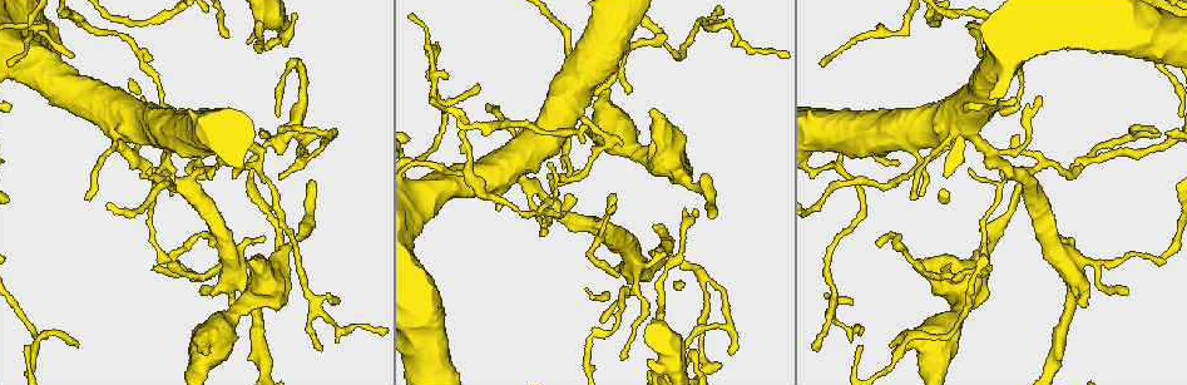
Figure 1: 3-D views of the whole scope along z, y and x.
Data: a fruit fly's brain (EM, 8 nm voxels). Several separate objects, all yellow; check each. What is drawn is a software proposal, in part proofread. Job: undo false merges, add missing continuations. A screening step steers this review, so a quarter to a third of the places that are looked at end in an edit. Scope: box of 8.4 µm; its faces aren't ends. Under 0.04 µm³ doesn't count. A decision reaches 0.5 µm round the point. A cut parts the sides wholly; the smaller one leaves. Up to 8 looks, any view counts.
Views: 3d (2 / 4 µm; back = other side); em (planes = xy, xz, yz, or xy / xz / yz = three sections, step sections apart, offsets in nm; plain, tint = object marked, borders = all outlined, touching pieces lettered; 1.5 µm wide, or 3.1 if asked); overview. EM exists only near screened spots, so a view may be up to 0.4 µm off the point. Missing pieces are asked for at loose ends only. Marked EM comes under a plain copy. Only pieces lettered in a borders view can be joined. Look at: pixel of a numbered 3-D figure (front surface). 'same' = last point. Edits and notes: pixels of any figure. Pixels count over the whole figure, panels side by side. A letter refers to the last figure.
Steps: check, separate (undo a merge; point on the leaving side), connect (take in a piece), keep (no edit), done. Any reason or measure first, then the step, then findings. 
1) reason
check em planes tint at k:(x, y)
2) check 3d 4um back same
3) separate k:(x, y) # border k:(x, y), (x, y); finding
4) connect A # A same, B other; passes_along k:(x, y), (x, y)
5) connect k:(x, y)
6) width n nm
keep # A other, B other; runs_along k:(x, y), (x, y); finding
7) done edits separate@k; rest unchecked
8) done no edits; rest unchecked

thick end
check em xz step 4 tint at 1:(654, 110)

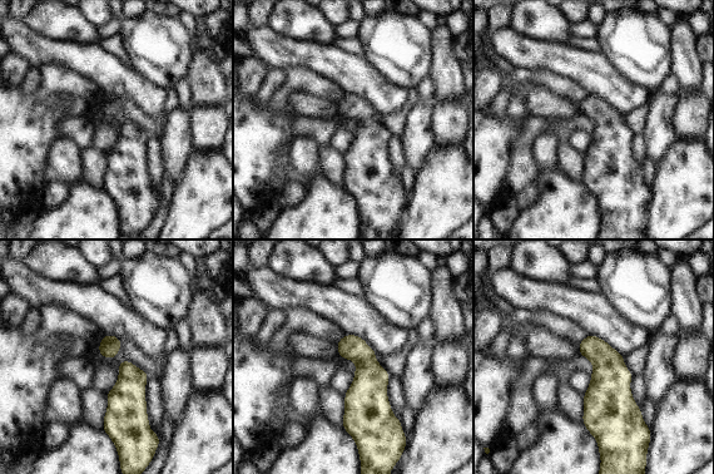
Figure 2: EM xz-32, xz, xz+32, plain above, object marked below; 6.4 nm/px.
check em planes tint same

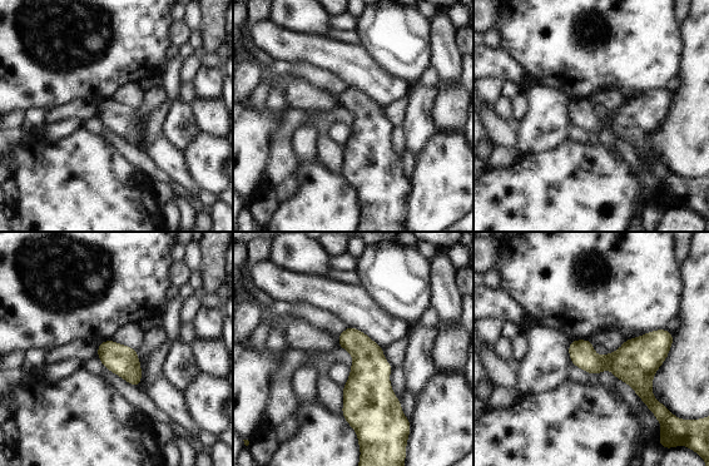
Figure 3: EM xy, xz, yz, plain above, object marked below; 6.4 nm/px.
what lies round it
check em planes borders same

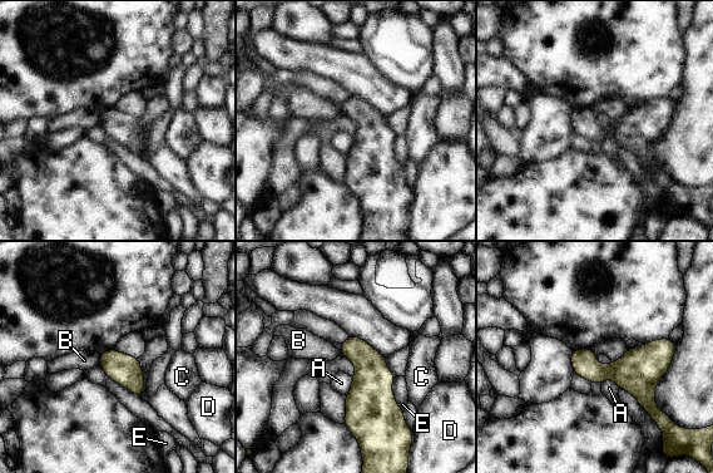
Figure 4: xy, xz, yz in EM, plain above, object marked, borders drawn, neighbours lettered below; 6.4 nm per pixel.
keep # A other, B other, C other, D other, E other; border 4:(602, 383), (610, 378), (619, 388); no lettered piece goes on from it

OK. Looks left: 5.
branch stops here
check 3d 2um at 1:(141, 99)

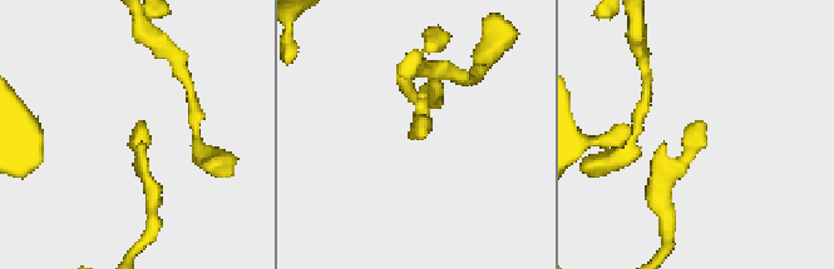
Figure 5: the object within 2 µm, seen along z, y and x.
shape alone is not enough
check em yz step 8 borders at 5:(700, 123)

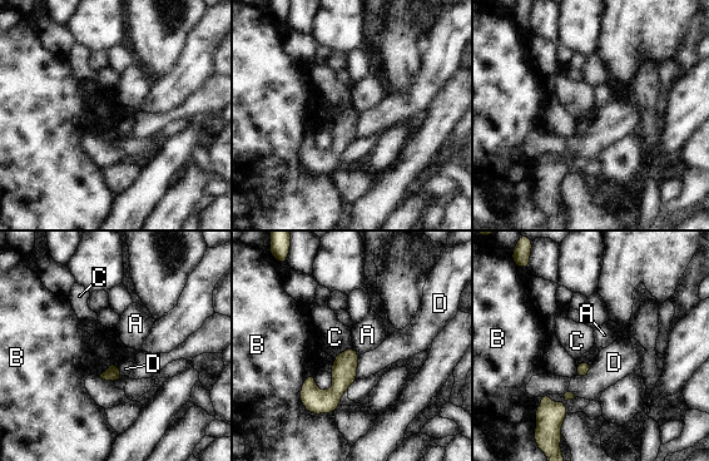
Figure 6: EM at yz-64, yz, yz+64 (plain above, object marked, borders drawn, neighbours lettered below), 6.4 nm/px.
keep # A other, B other, C other, D other; border 6:(352, 347), (341, 351), (333, 358); no lettered piece goes on from it

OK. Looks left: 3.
abrupt turn
check 3d 4um at 1:(435, 91)

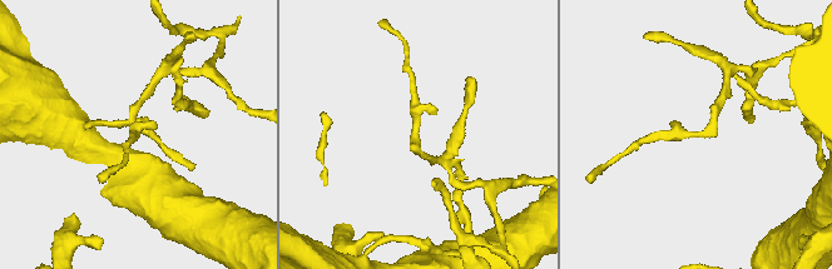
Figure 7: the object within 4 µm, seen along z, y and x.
check em planes tint at 7:(418, 136)

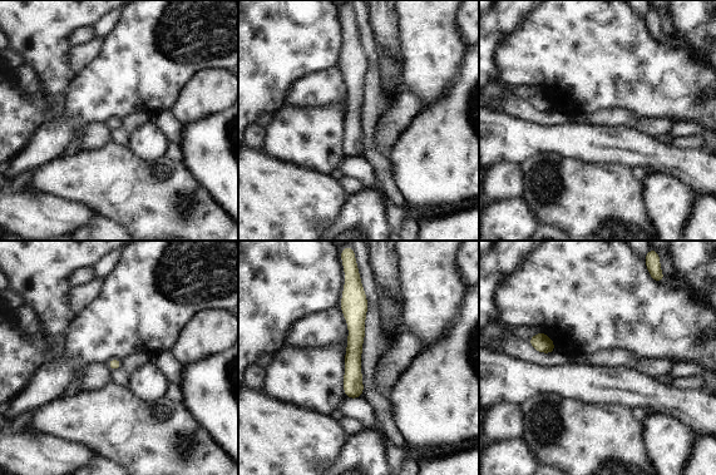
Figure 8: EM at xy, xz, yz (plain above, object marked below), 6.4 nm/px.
check em planes borders same

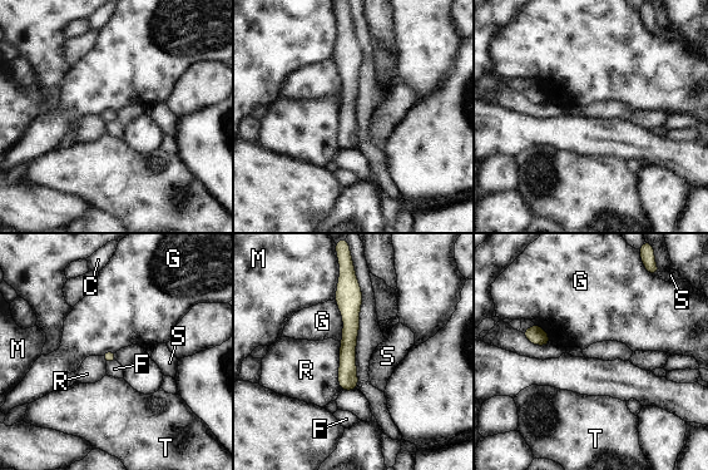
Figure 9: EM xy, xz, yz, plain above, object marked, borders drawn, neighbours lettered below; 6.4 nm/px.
keep # C other, F other, G other, M other, R other, S other, T other; border 9:(333, 300), (342, 321), (341, 341); one cell here

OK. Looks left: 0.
done no edits; rest unchecked

